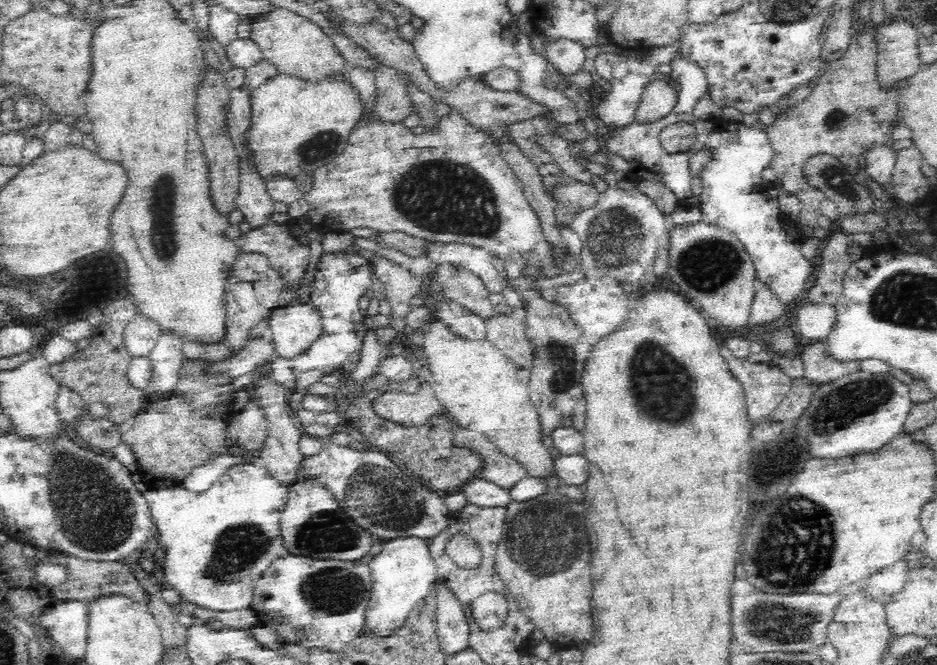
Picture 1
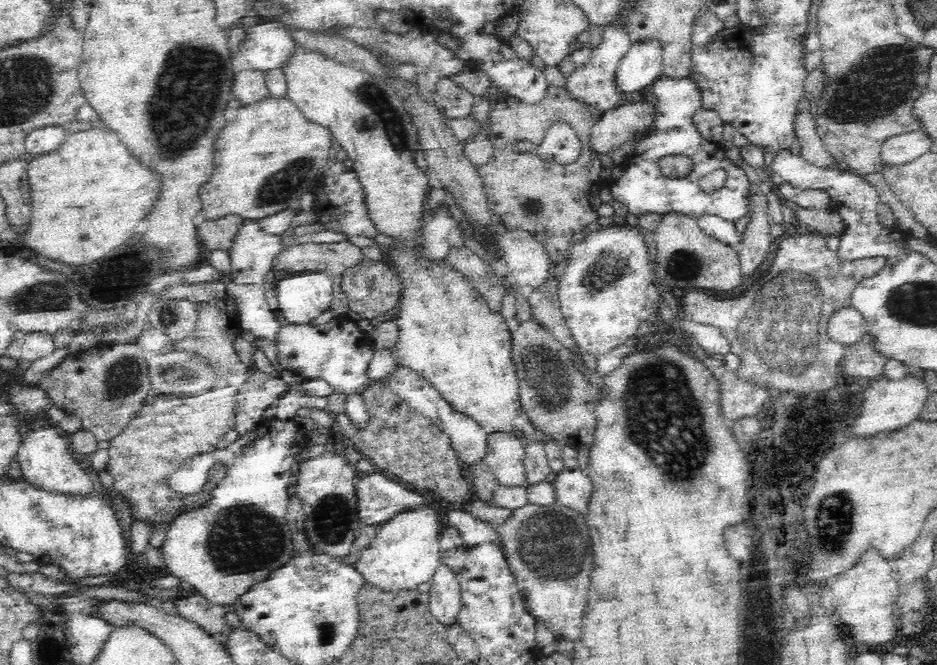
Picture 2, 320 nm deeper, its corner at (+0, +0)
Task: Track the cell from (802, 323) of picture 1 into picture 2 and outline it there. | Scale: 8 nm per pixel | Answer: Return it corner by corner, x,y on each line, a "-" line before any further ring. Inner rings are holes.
852,306
833,310
826,319
824,328
832,342
844,345
854,344
867,332
867,326
860,313

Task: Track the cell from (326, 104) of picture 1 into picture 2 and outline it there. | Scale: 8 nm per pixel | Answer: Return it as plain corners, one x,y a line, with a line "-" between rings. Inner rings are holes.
287,97
262,98
262,100
258,100
256,103
240,107
236,118
226,123
226,126
222,128
213,143
213,160
216,168
209,181
203,184
199,190
202,201
202,212
205,218
215,219
219,216
224,216
226,213
234,213
242,216
243,219
254,219
256,221
268,216
268,213
276,212
278,209
297,206
301,196
306,191
310,190
308,186
310,186
310,184
312,186
314,182
318,181
318,174
321,173
321,169
331,160
330,148
332,148
332,139
332,131
330,131
326,125
320,125
316,123
316,121
308,119
308,117
304,116
304,113
298,109
298,105

